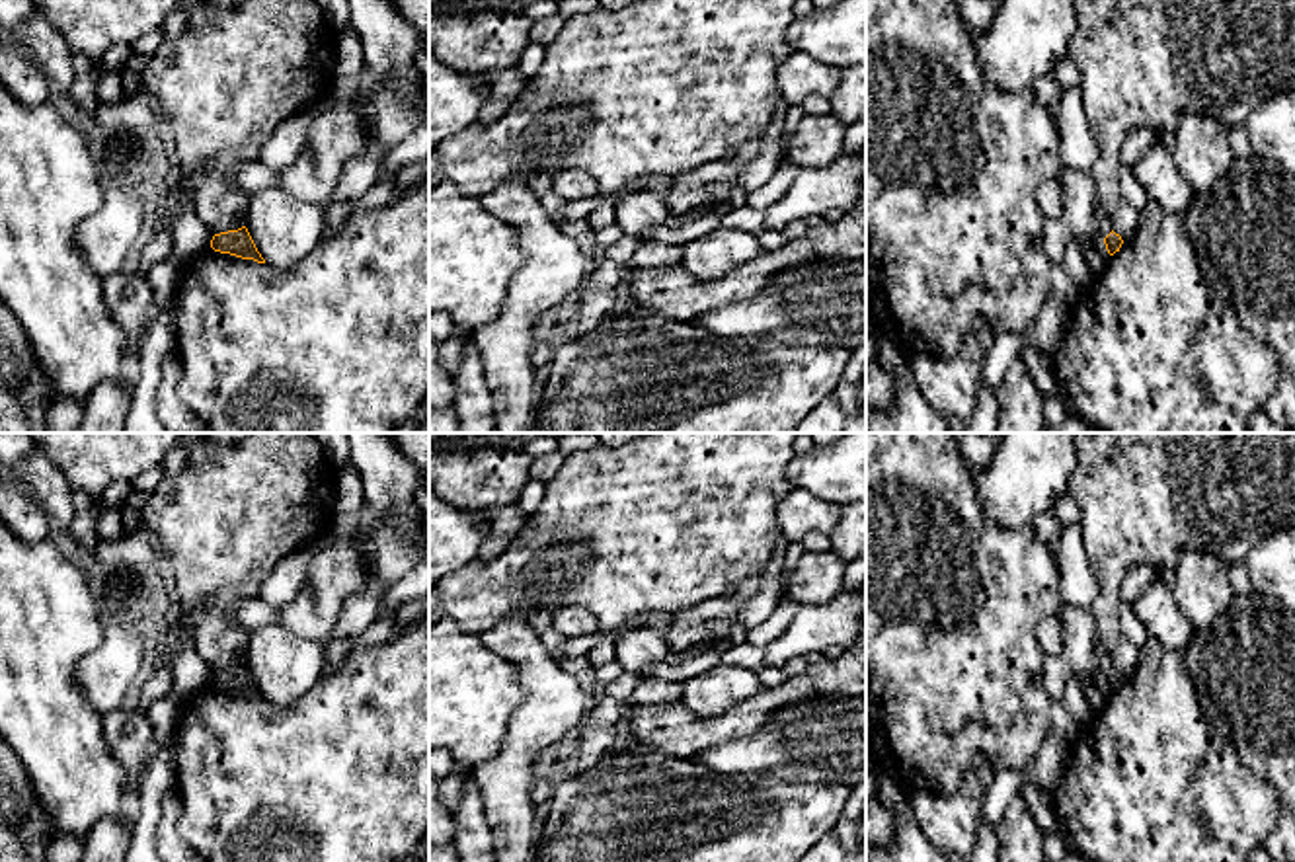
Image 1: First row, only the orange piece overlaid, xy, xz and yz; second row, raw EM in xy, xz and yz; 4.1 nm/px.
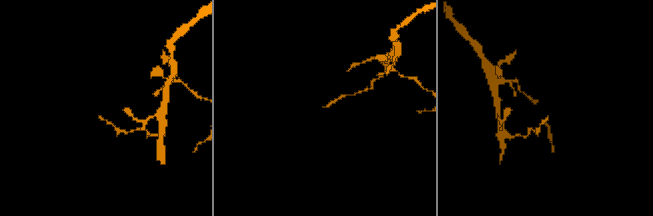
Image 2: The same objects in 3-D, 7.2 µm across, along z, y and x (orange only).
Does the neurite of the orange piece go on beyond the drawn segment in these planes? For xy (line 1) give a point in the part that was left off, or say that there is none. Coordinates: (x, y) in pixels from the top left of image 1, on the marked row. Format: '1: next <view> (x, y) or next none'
1: next none

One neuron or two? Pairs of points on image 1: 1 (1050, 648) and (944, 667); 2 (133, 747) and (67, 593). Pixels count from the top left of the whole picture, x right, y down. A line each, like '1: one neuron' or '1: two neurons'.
1: two neurons
2: two neurons

